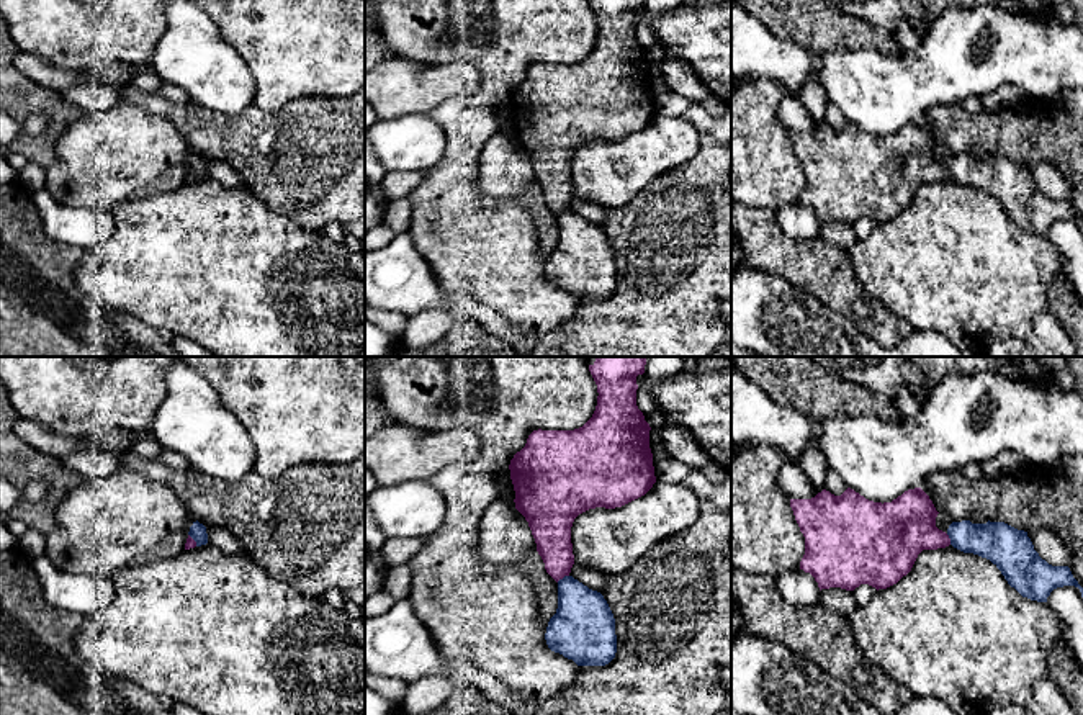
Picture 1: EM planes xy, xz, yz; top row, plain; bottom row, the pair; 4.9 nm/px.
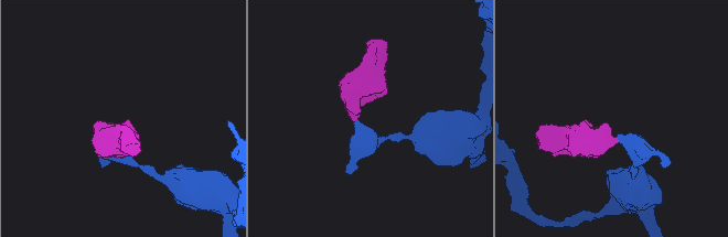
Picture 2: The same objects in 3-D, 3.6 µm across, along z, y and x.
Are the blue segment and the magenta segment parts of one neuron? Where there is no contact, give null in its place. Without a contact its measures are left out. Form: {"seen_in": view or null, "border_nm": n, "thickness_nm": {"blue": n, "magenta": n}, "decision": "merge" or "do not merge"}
{"seen_in": "xz", "border_nm": 70, "thickness_nm": {"blue": 300, "magenta": 190}, "decision": "do not merge"}

